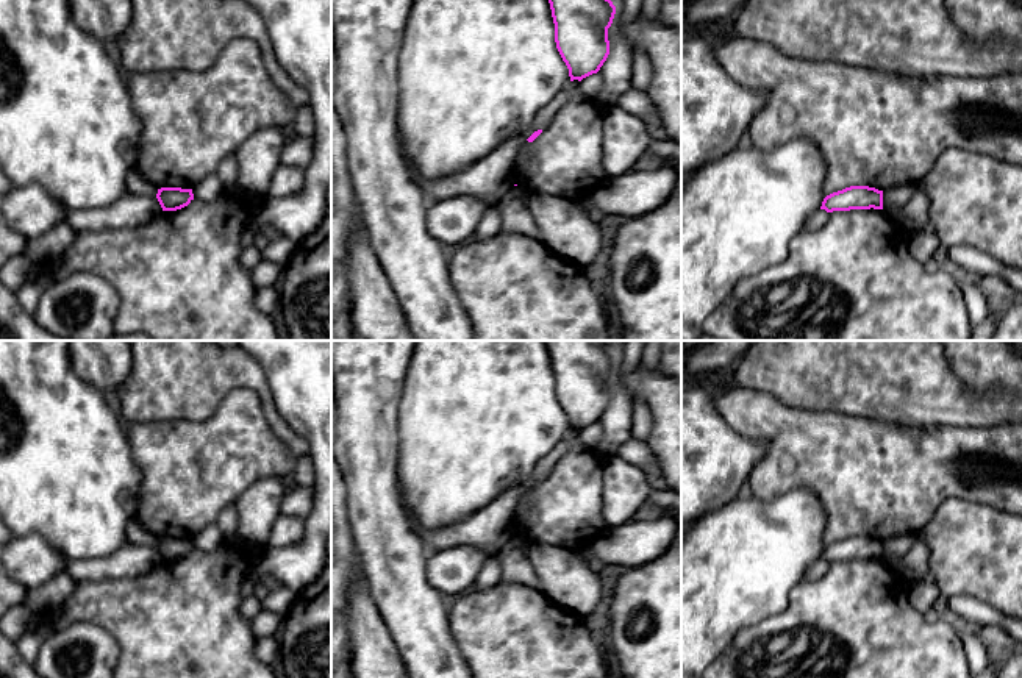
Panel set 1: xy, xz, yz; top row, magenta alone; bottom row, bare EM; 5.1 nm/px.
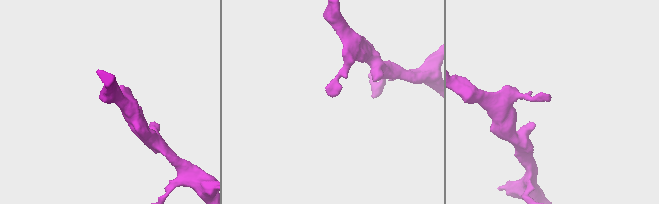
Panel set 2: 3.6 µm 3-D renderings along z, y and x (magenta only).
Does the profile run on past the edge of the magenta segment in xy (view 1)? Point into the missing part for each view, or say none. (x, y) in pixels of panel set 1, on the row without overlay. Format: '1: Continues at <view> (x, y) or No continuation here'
1: No continuation here

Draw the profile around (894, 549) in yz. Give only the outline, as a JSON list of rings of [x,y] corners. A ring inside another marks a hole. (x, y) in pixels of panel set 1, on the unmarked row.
[[[902,534],[883,541],[883,561],[897,575],[902,575],[905,569],[905,556],[911,550],[914,541],[916,534]]]

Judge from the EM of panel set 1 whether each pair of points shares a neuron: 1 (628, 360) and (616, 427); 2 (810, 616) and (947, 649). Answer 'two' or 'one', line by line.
1: one
2: one

